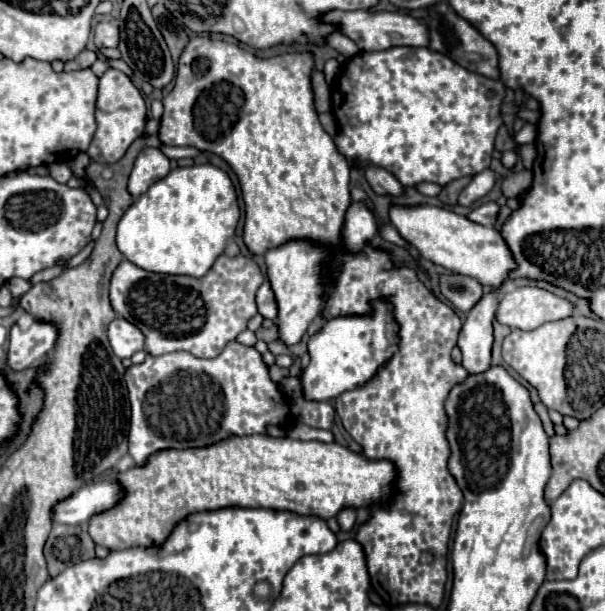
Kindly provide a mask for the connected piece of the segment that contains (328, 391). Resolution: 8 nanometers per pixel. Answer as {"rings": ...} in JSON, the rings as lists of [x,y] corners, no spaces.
{"rings":[[[375,301],[373,309],[373,317],[337,317],[325,321],[321,331],[309,339],[311,361],[301,377],[303,397],[307,401],[329,401],[359,383],[367,383],[375,375],[377,367],[393,357],[399,343],[399,327],[391,317],[391,305]]]}

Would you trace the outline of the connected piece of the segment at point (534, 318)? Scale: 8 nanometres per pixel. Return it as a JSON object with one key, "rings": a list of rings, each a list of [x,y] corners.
{"rings":[[[517,287],[505,293],[501,299],[495,319],[511,329],[535,329],[547,321],[569,317],[573,305],[567,299],[555,297],[553,293],[539,287]]]}

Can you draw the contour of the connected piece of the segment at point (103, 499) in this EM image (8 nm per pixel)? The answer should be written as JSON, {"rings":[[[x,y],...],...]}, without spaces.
{"rings":[[[105,477],[103,481],[81,487],[69,499],[61,499],[57,507],[53,507],[53,523],[65,523],[65,525],[79,525],[89,521],[91,515],[101,513],[105,509],[111,509],[119,499],[123,497],[123,491],[115,477]]]}

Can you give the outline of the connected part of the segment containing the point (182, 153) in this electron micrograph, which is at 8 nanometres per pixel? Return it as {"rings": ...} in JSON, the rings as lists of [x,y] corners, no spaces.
{"rings":[[[161,145],[159,147],[169,159],[181,159],[181,157],[195,157],[199,151],[193,149],[193,147],[167,147],[167,145]]]}

